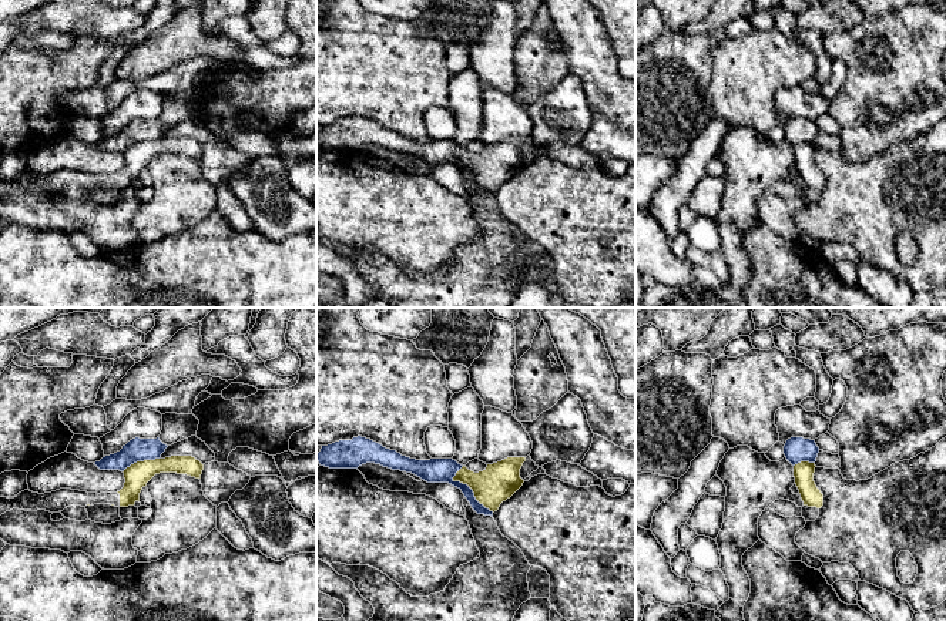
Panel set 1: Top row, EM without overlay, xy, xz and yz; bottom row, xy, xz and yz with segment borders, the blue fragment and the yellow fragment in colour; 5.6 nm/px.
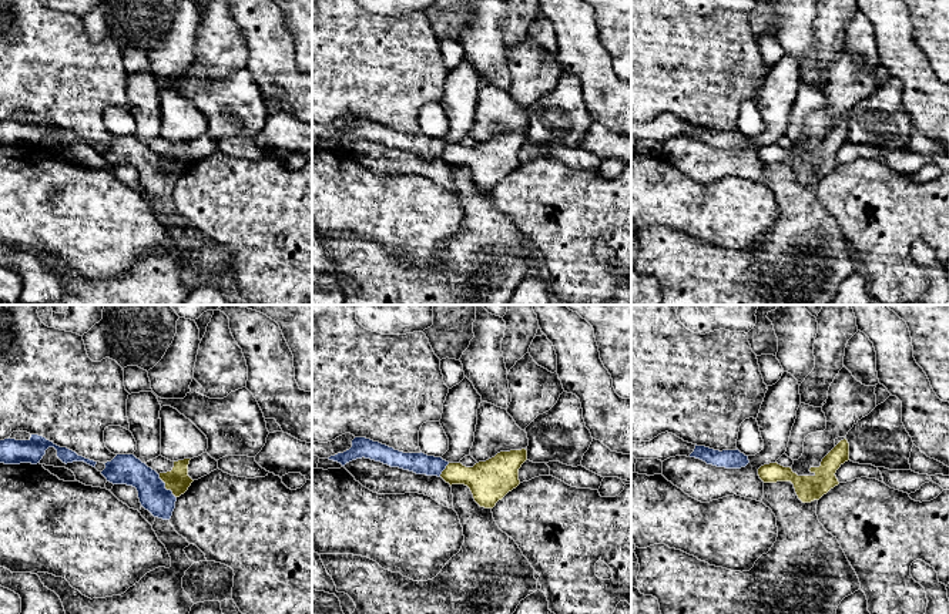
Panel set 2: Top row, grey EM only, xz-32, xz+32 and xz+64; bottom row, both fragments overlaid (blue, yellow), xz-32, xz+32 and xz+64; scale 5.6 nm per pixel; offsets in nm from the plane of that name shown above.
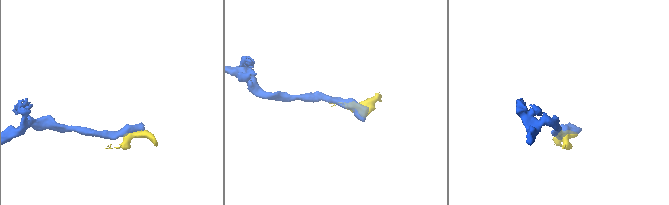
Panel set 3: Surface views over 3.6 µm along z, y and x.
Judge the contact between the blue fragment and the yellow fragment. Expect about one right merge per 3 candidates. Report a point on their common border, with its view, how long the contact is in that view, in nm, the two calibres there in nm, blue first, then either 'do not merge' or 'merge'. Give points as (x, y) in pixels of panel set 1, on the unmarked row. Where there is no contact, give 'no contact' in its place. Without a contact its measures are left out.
xz (469, 168) | 320 nm | 140/220 nm | do not merge

